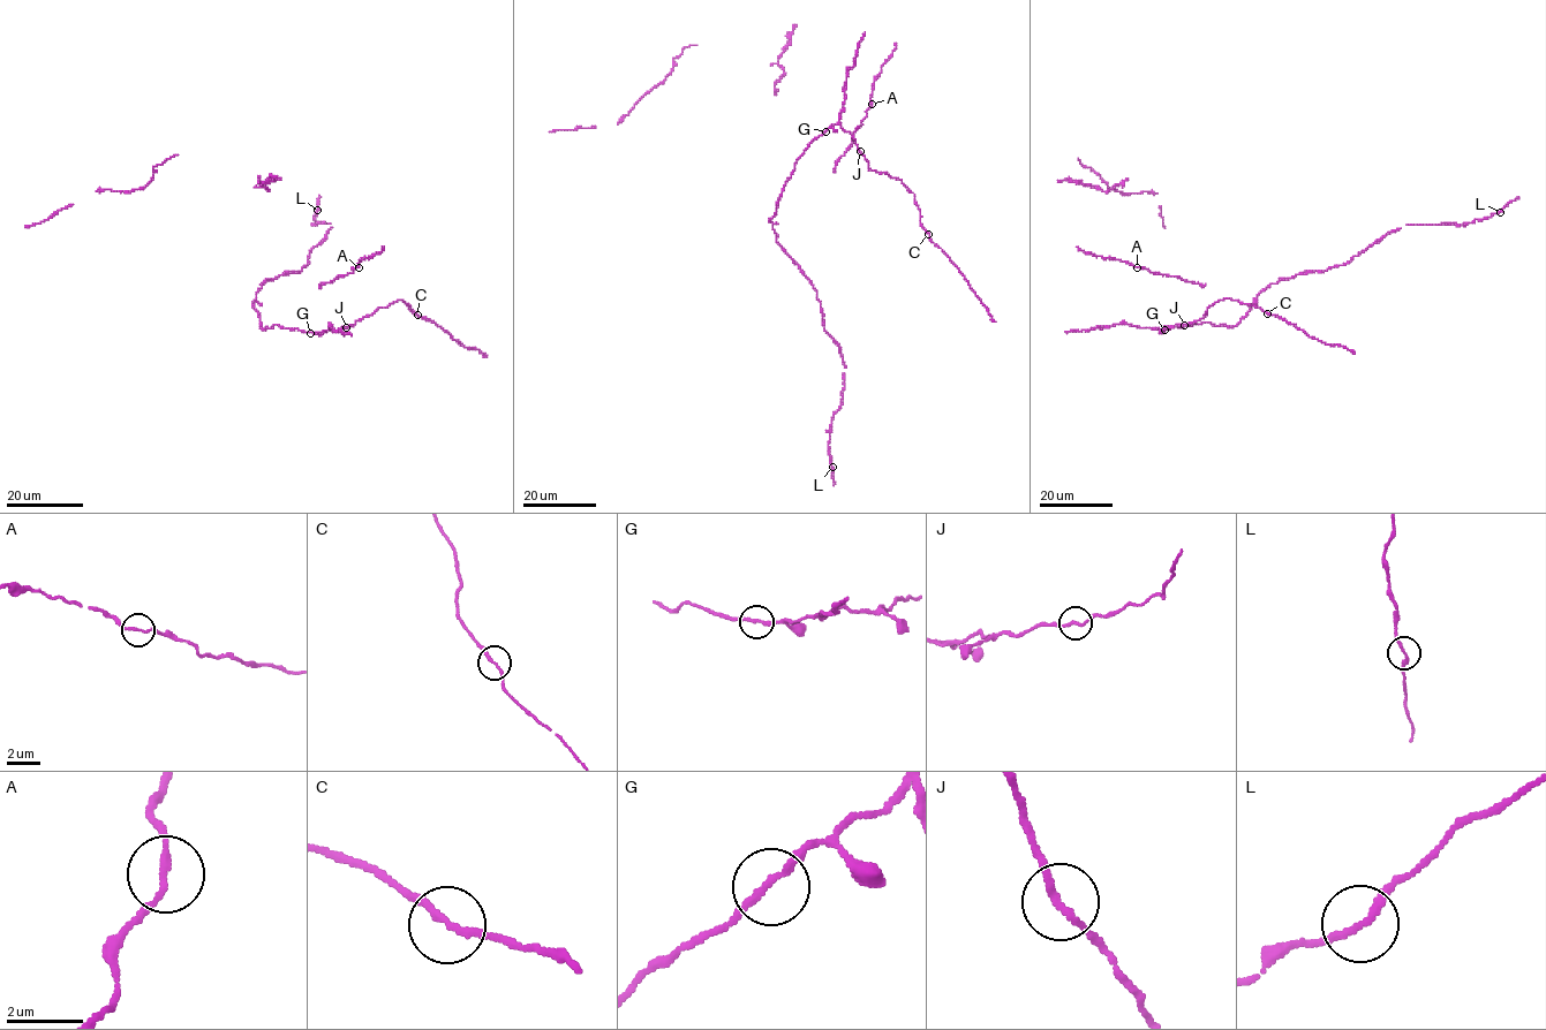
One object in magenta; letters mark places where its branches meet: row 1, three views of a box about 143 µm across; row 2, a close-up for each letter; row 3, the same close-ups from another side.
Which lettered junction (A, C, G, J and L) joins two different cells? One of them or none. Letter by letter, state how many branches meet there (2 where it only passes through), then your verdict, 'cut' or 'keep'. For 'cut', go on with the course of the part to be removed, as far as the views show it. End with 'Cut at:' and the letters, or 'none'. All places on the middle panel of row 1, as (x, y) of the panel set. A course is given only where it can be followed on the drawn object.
A: 2 | keep
C: 2 | keep
G: 2 | keep
J: 2 | keep
L: 2 | keep
Cut at: none

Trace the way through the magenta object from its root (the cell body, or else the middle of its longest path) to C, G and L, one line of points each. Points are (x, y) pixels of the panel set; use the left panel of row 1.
C: (345, 326), (400, 300), (416, 316)
G: (345, 326), (310, 333)
L: (345, 326), (262, 328), (254, 307), (259, 283), (300, 272), (325, 239), (330, 224), (316, 224), (317, 211)

